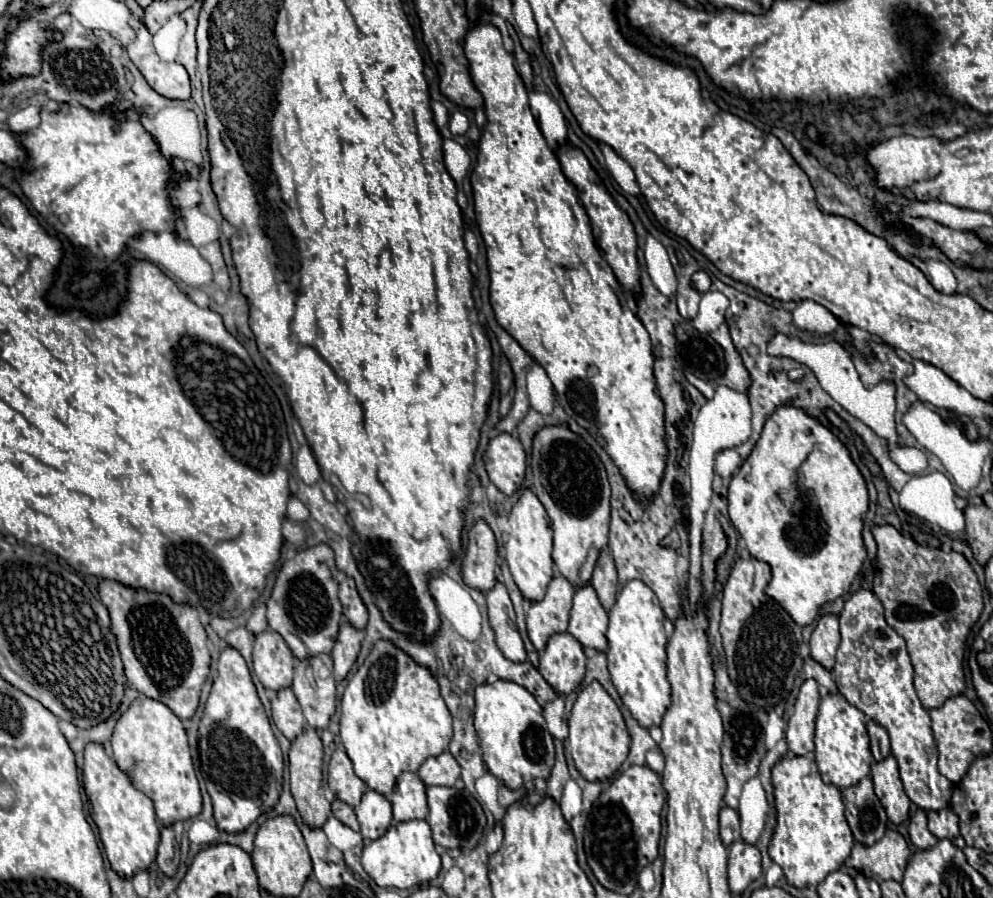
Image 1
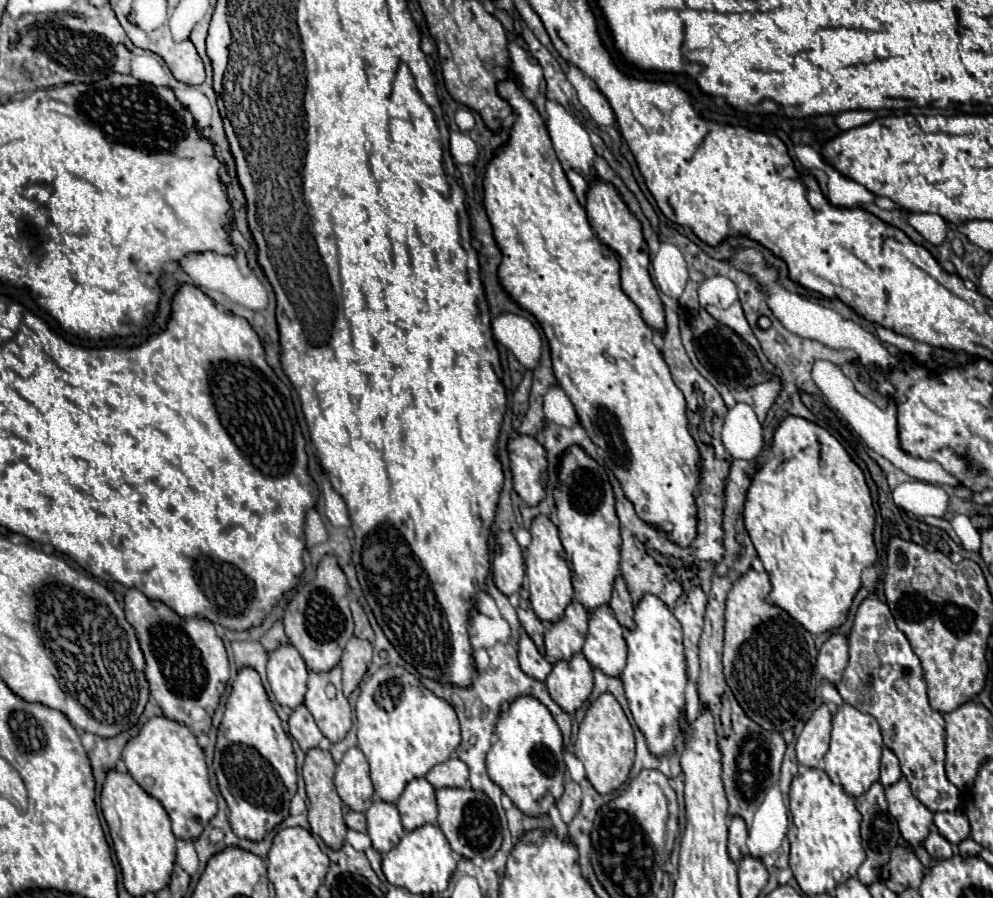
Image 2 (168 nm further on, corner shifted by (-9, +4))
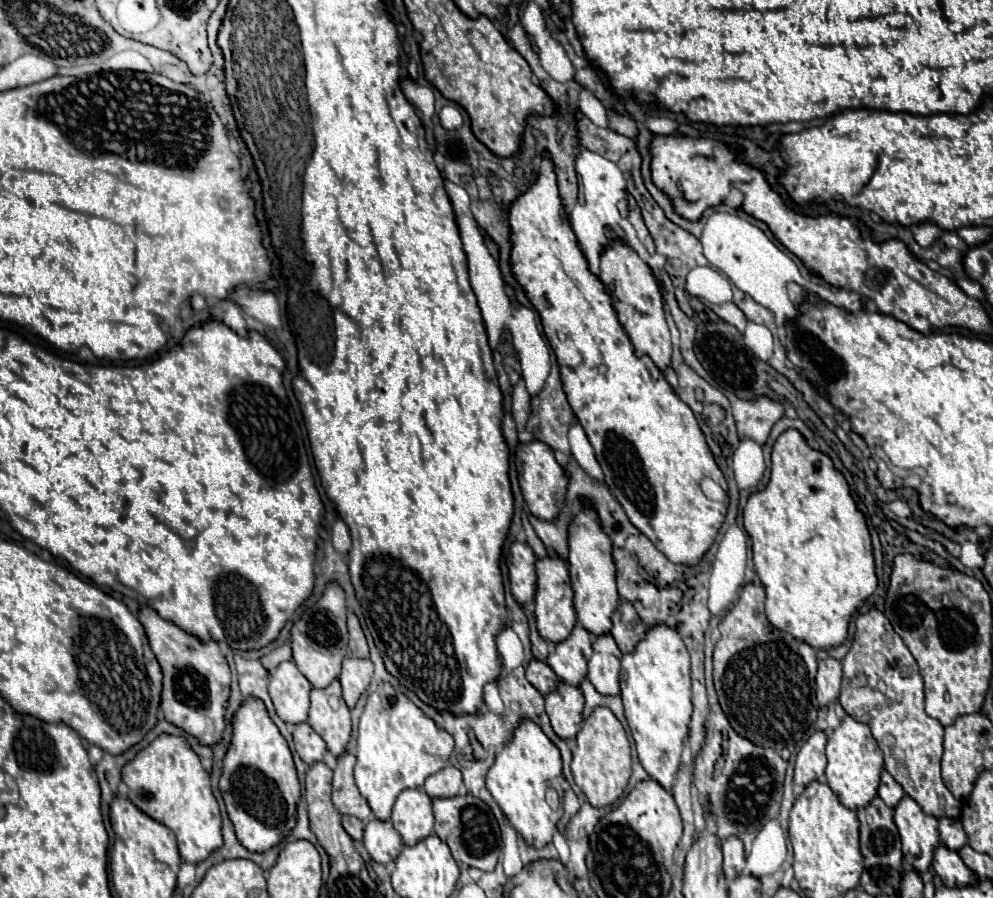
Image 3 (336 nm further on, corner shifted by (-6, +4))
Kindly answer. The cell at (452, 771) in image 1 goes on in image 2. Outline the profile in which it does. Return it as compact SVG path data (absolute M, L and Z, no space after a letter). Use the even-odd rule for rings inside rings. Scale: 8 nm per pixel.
M452 756L444 764L436 764L428 774L426 780L438 790L438 788L464 788L468 784L468 768L458 760L458 756Z

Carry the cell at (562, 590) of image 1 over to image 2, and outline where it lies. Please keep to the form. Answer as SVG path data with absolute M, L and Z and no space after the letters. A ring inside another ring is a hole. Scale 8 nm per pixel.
M572 602L566 608L564 618L554 622L546 632L544 638L546 656L552 662L570 660L574 654L582 652L586 634L588 634L588 610L582 604Z

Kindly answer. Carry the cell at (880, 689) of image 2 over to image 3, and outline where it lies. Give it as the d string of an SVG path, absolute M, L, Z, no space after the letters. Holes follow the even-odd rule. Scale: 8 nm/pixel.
M871 608L855 618L853 646L843 660L841 706L849 716L865 722L885 754L887 772L903 786L925 814L935 818L959 818L961 802L943 784L941 754L943 726L925 712L923 678L919 666L887 616Z

